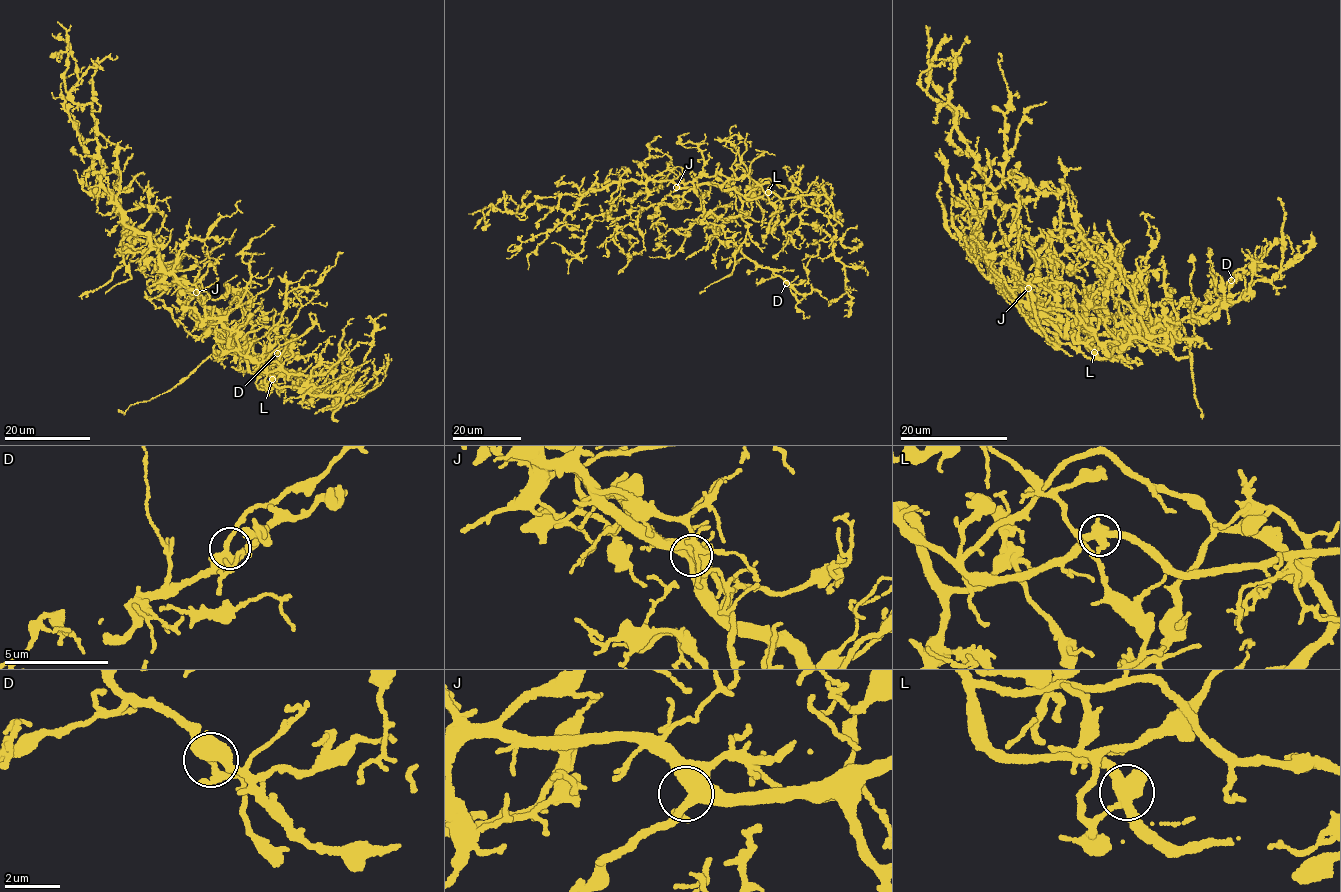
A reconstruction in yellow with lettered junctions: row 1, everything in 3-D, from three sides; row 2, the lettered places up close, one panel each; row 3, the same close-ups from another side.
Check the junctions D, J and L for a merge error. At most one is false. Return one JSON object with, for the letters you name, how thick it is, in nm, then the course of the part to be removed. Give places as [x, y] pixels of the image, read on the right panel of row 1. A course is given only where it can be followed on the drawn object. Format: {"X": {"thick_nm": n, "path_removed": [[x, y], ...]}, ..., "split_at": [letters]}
{"split_at": []}

